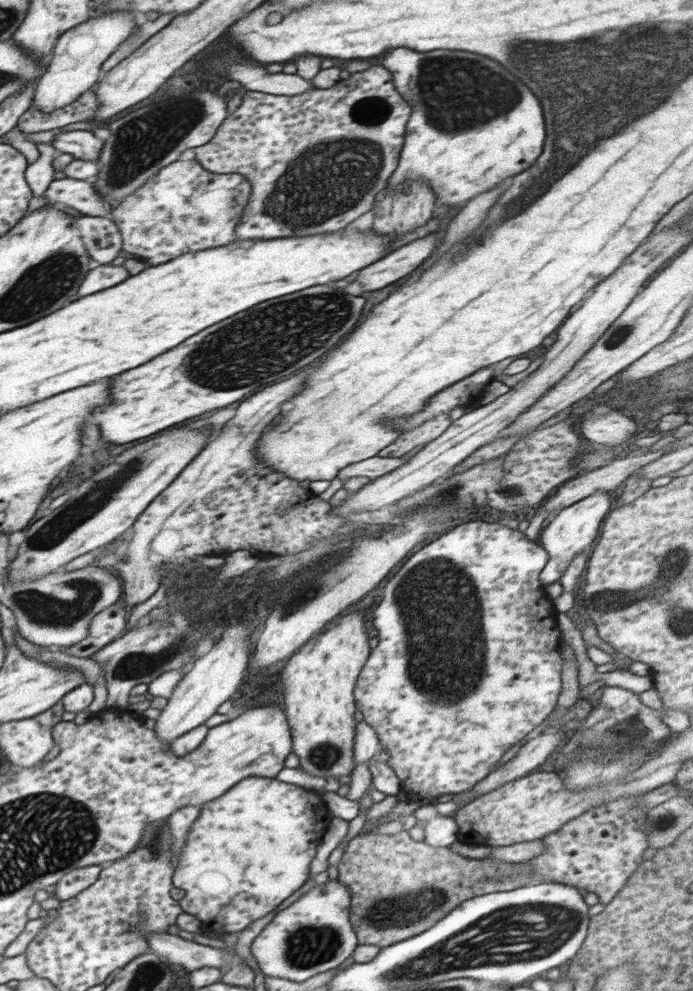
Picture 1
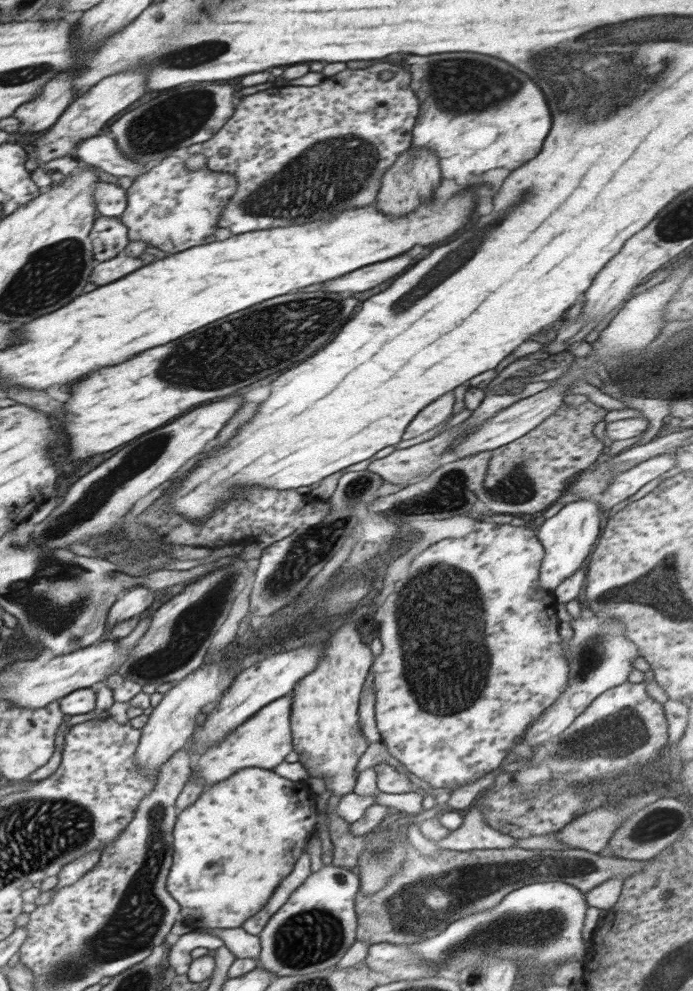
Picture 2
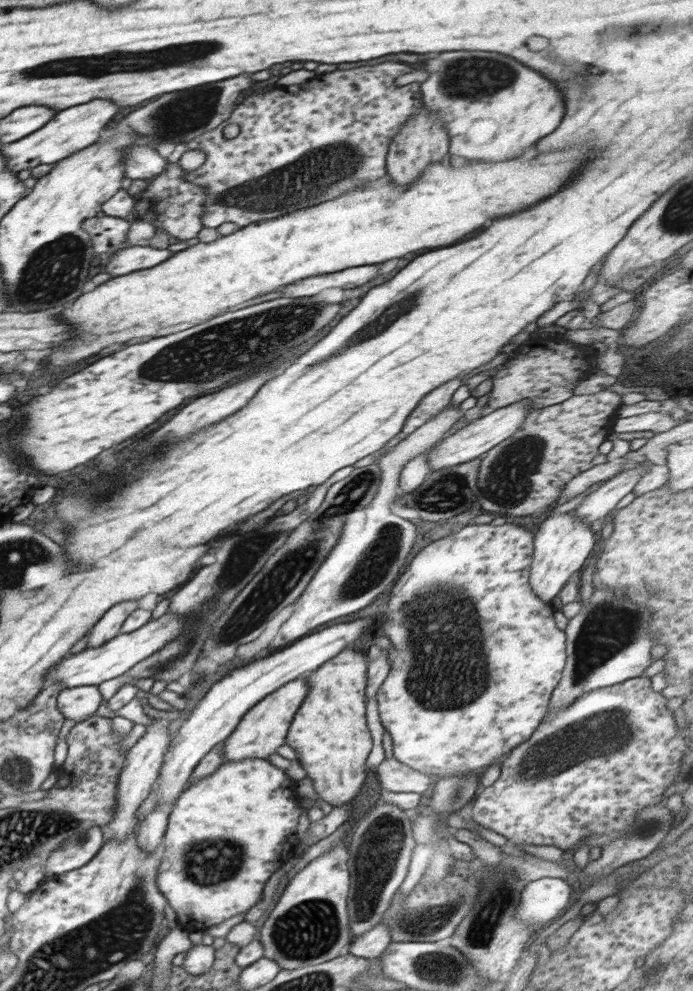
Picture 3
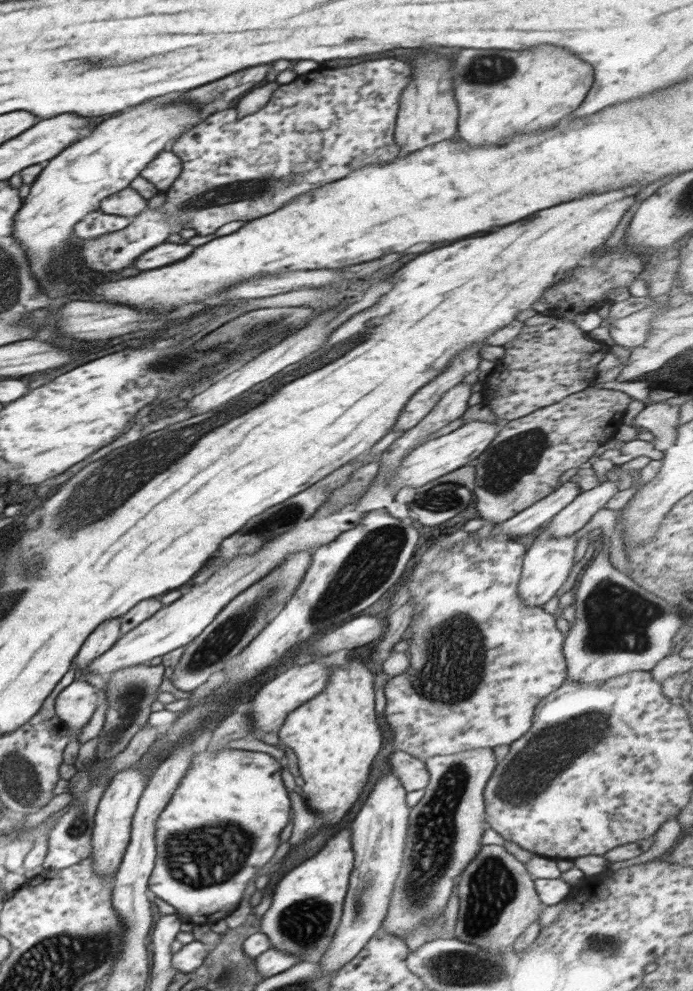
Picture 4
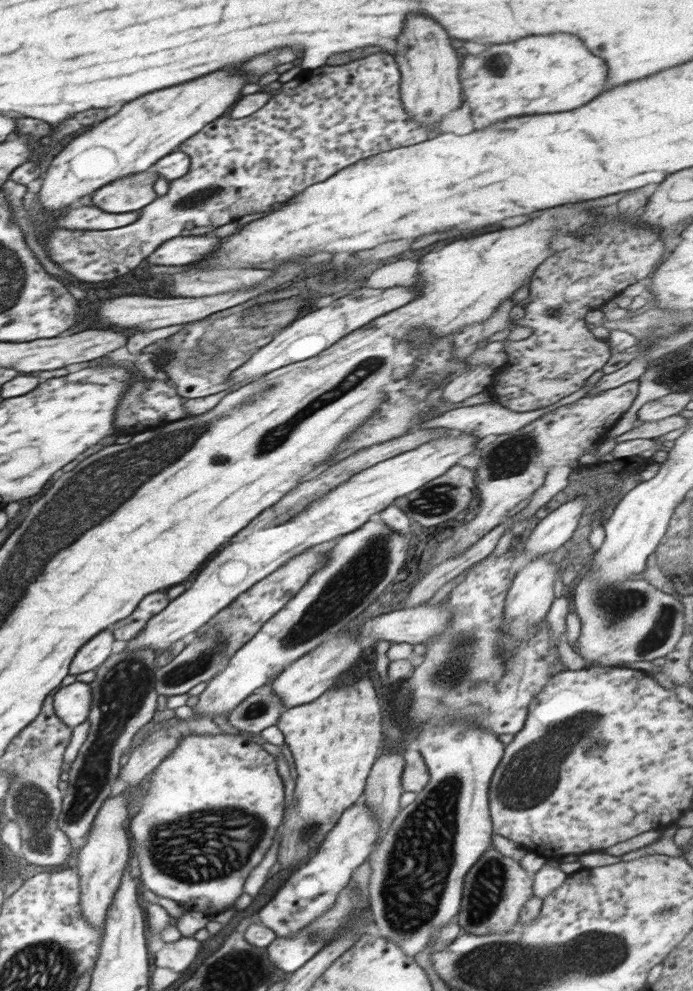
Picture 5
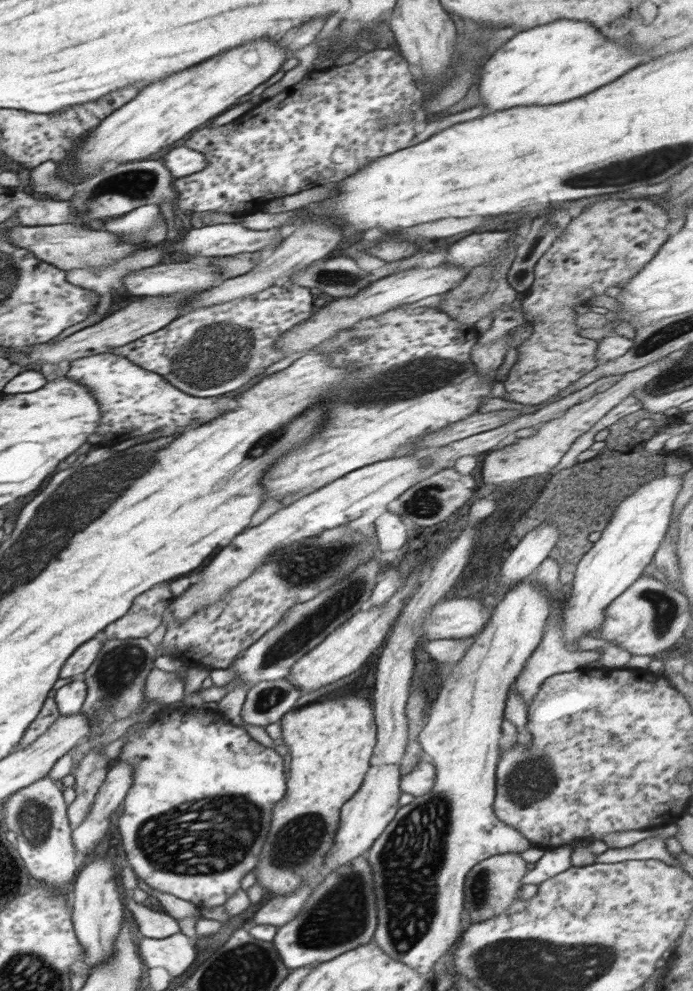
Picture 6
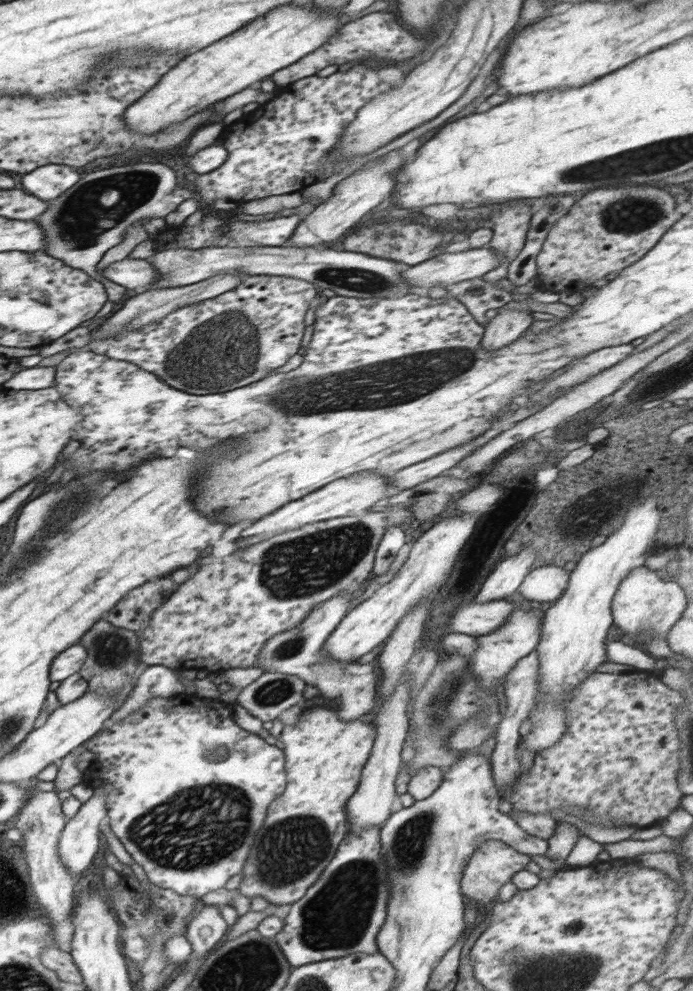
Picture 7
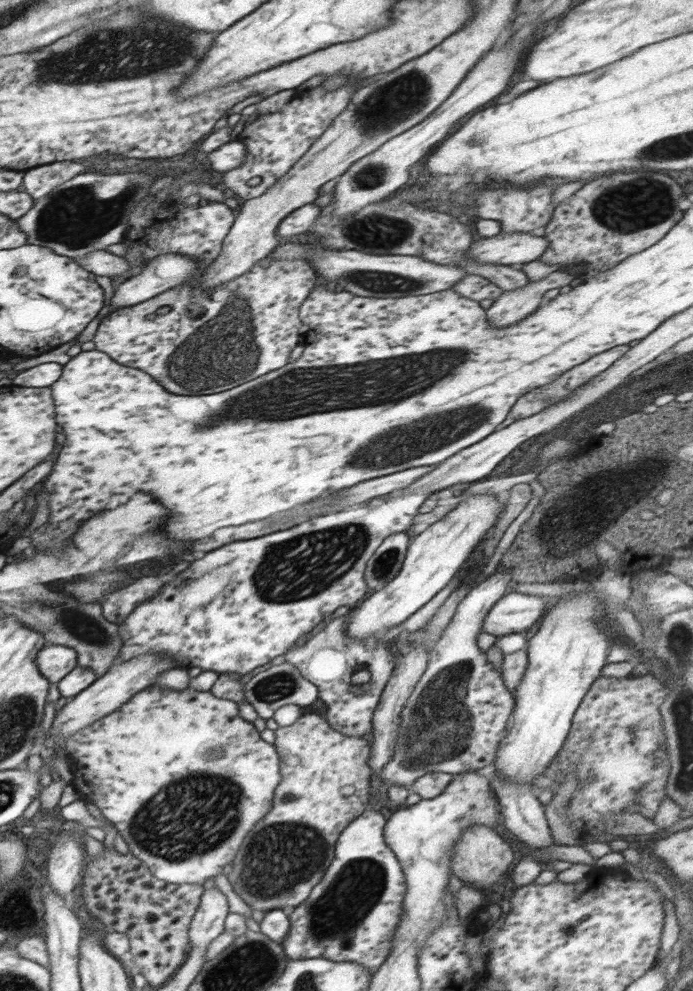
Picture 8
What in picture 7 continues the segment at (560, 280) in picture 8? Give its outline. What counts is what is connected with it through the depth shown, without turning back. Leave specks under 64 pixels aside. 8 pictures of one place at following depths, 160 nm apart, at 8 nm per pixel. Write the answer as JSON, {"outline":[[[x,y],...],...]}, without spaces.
{"outline":[[[502,311],[494,318],[488,320],[488,325],[484,326],[484,338],[482,338],[482,348],[486,350],[498,350],[508,344],[512,344],[528,326],[532,325],[533,319],[526,311]]]}

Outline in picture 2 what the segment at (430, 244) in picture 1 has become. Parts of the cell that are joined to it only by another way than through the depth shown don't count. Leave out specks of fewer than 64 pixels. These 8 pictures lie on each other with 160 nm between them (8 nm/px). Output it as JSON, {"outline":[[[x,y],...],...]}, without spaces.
{"outline":[[[406,252],[402,256],[396,256],[394,260],[370,264],[366,268],[354,270],[338,279],[328,280],[328,284],[324,282],[324,290],[328,290],[328,292],[348,292],[348,290],[364,292],[364,290],[370,290],[370,288],[394,278],[400,272],[404,272],[410,264],[414,264],[414,256],[410,252]]]}

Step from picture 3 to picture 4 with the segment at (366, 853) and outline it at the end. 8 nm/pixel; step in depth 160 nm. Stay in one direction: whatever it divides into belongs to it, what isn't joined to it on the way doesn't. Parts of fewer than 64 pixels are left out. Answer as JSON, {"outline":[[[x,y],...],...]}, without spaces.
{"outline":[[[389,773],[380,778],[351,827],[354,868],[349,877],[349,888],[343,904],[340,924],[328,950],[322,955],[319,975],[336,972],[350,962],[376,934],[387,917],[396,879],[403,868],[403,855],[408,834],[411,809],[406,804],[406,789],[396,775]]]}

